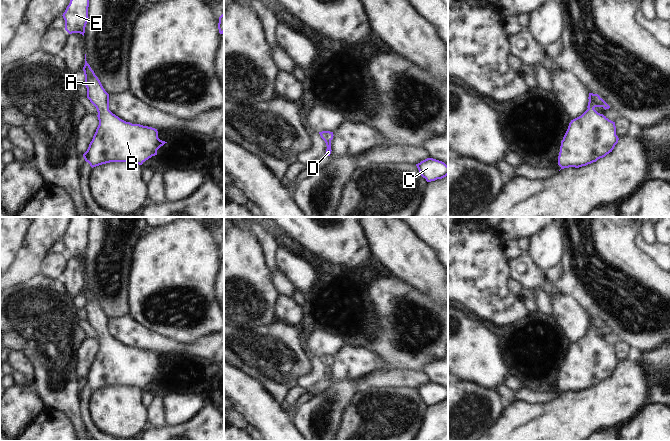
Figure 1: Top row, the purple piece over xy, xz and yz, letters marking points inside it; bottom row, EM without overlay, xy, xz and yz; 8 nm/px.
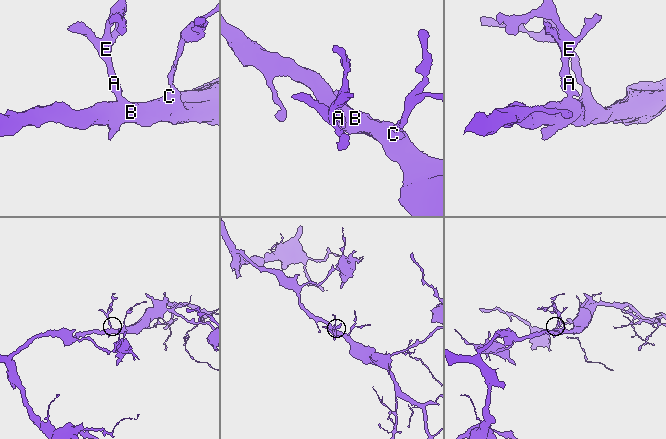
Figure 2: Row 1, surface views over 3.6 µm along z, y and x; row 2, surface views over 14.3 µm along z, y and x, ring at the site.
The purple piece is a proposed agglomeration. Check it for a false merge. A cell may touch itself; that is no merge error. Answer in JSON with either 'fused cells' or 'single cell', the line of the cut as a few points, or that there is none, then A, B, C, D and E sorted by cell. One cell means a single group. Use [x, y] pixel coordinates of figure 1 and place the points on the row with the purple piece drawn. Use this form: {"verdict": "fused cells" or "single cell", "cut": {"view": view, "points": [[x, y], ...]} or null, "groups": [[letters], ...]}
{"verdict": "single cell", "cut": null, "groups": [["A", "B", "C", "D", "E"]]}

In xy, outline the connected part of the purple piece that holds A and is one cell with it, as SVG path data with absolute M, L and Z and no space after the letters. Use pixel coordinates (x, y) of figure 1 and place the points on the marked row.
M86 54L83 71L85 75L84 84L87 88L87 98L96 107L98 112L97 117L99 120L99 125L93 136L93 139L90 142L87 151L83 154L85 161L88 162L92 168L110 162L130 162L132 164L142 165L146 160L148 160L152 156L157 155L157 150L167 142L162 141L158 138L157 129L140 124L132 124L130 122L126 122L109 110L109 94L105 91L100 80L95 75L90 65L87 63Z

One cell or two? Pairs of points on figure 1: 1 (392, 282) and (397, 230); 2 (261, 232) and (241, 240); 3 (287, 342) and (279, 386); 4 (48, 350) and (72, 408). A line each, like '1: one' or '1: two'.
1: two
2: two
3: one
4: one

